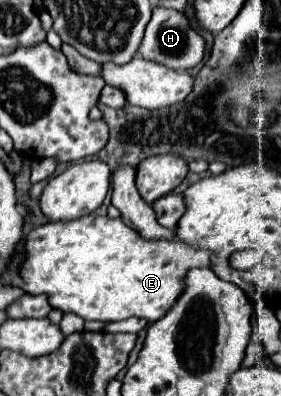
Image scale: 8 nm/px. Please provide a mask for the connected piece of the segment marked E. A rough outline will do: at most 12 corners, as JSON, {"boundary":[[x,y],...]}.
{"boundary":[[86,215],[26,235],[20,287],[84,321],[162,319],[208,249]]}

